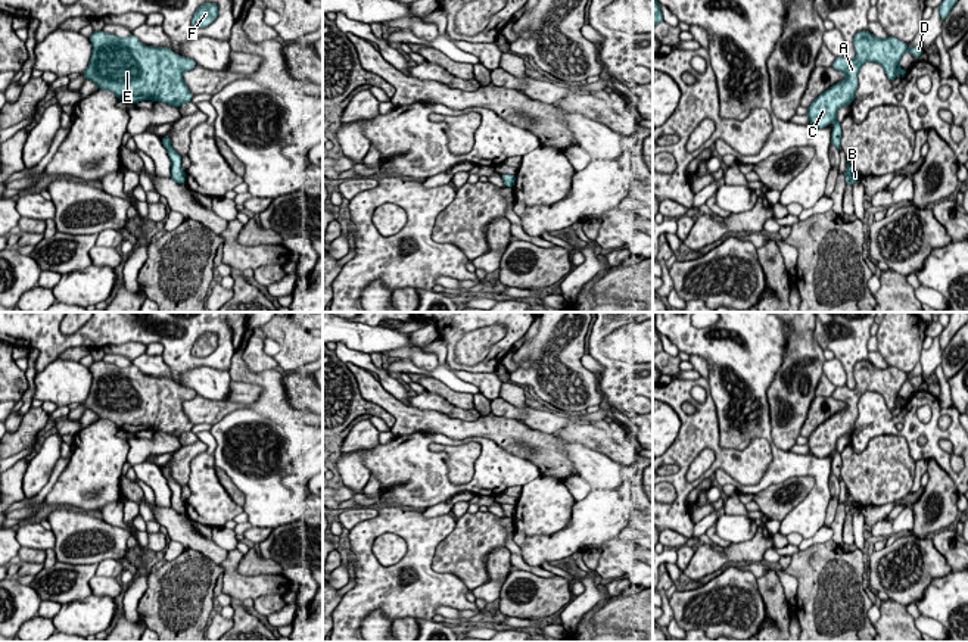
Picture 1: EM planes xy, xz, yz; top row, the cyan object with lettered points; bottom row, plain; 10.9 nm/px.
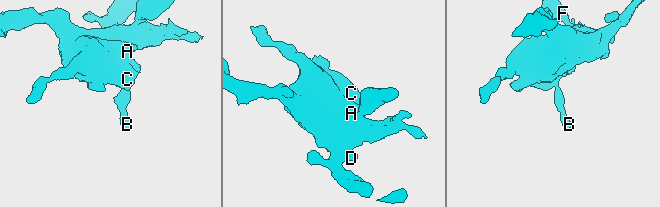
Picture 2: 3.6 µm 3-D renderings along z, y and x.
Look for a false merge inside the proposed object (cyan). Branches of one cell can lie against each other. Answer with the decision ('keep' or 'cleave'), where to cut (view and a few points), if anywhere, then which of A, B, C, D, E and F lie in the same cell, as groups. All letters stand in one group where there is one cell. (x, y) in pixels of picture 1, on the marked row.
keep; cut none; groups A B C D E F

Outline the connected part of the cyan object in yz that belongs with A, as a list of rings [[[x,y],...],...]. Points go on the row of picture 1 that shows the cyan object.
[[[868,29],[859,31],[853,38],[856,57],[849,59],[847,56],[835,57],[832,68],[846,74],[846,78],[822,94],[819,94],[807,107],[807,118],[812,125],[824,128],[832,121],[835,122],[831,134],[831,143],[841,150],[841,124],[837,121],[837,110],[844,105],[852,105],[855,100],[855,93],[857,88],[857,74],[860,66],[865,62],[880,63],[888,80],[893,81],[897,74],[902,74],[902,78],[908,72],[899,66],[899,60],[905,52],[912,53],[919,59],[922,54],[922,46],[908,47],[908,43],[903,43],[894,37],[887,37],[884,40],[877,38]]]

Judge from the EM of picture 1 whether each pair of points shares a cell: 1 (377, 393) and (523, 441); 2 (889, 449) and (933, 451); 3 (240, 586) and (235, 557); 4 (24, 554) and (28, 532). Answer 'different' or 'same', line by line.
1: same
2: different
3: same
4: different

